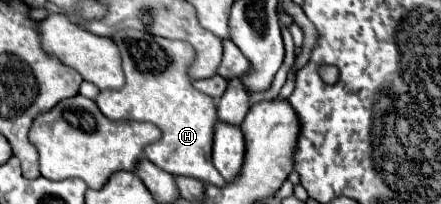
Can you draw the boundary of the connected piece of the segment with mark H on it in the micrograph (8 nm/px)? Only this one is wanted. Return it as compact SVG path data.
M123 31L113 35L123 55L125 87L119 91L101 91L95 103L109 119L149 121L163 131L163 141L157 141L145 149L145 157L171 175L185 175L211 185L225 185L225 179L213 169L213 127L217 125L215 99L193 89L187 75L193 63L193 47L185 41L171 41L139 31Z

